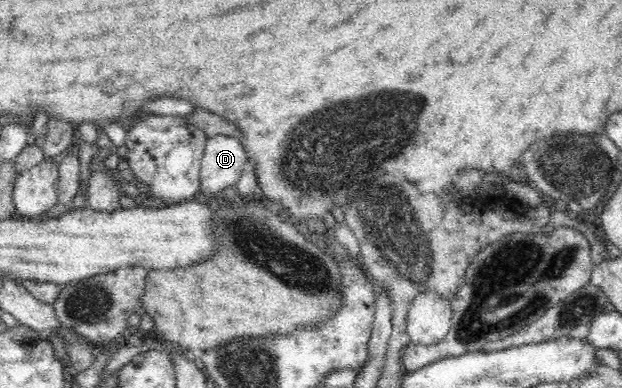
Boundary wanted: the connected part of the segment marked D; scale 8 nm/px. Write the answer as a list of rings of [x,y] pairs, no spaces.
[[[236,137],[209,138],[200,165],[200,198],[216,200],[224,189],[239,182],[249,163],[247,151]]]

